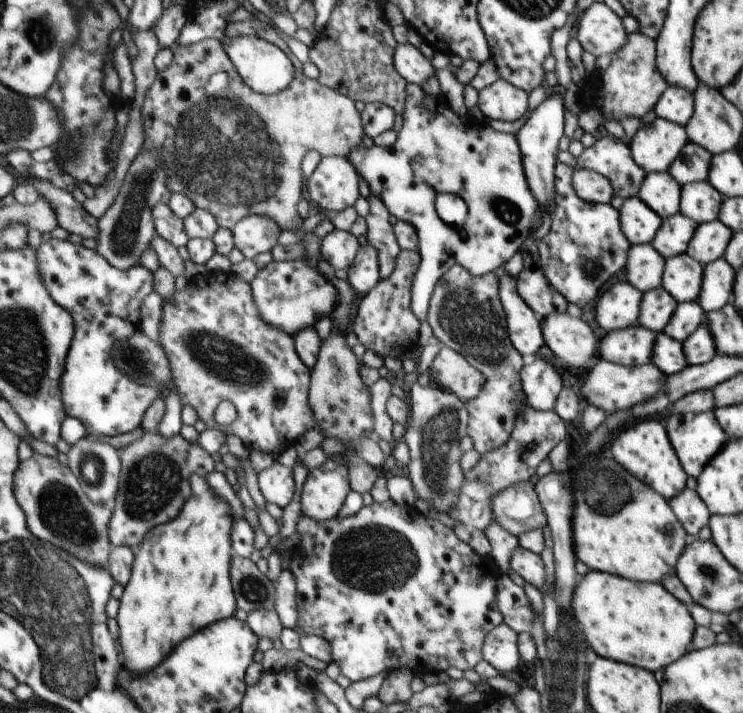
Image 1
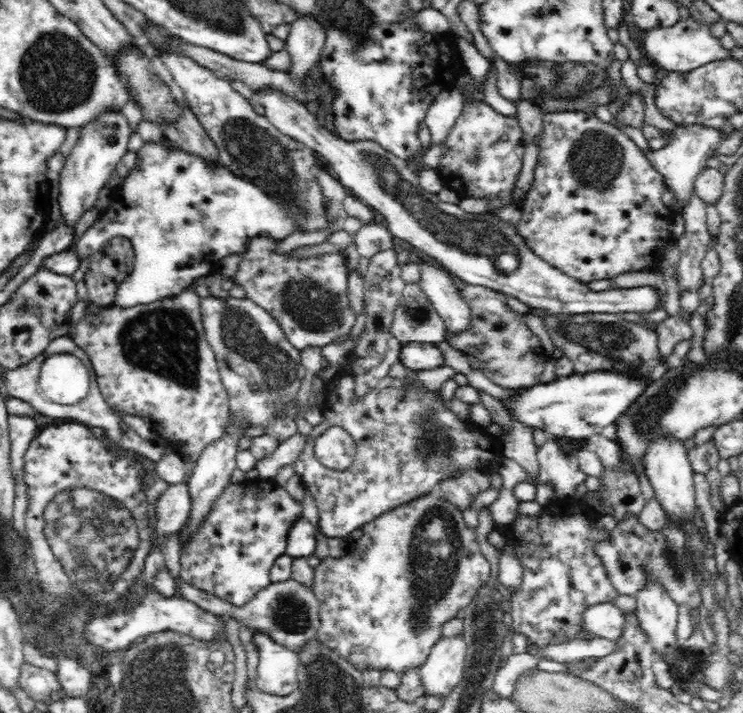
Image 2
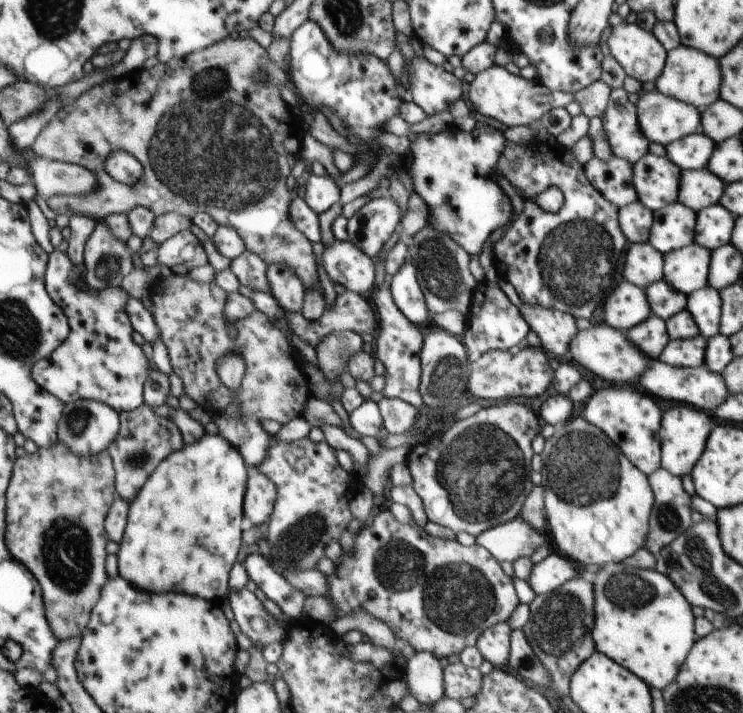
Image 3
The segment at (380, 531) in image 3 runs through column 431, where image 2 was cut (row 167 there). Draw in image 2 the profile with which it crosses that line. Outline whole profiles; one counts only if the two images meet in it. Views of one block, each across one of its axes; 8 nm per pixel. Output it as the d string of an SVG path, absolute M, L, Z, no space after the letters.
M560 111L546 112L543 116L543 131L539 136L540 150L538 152L536 170L534 170L532 190L526 195L526 210L522 220L518 223L519 234L526 240L527 246L540 258L544 259L557 270L567 274L569 278L581 281L582 283L592 283L598 280L611 281L620 274L626 272L641 272L657 268L657 265L664 258L667 245L672 240L671 222L674 212L667 209L661 201L664 188L664 175L659 173L648 159L646 153L634 143L630 136L617 127L615 122L608 123L602 121L591 111Z

